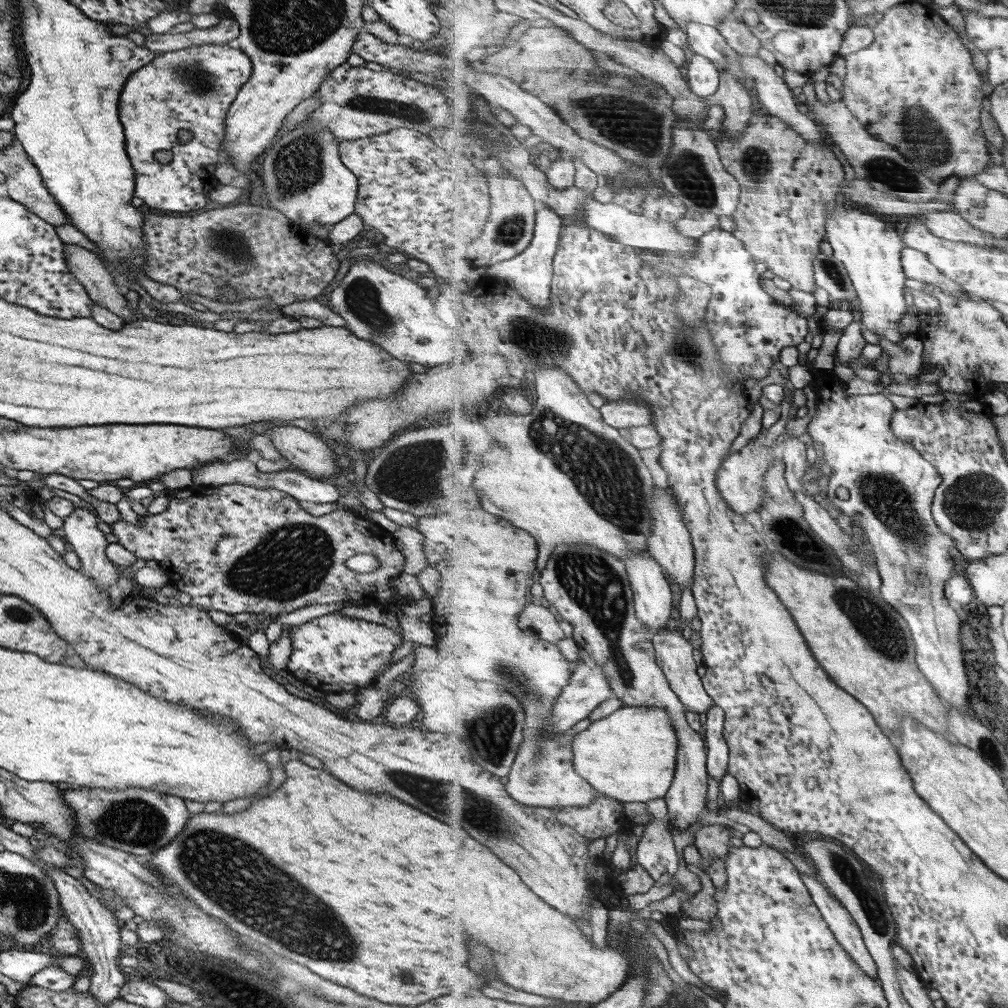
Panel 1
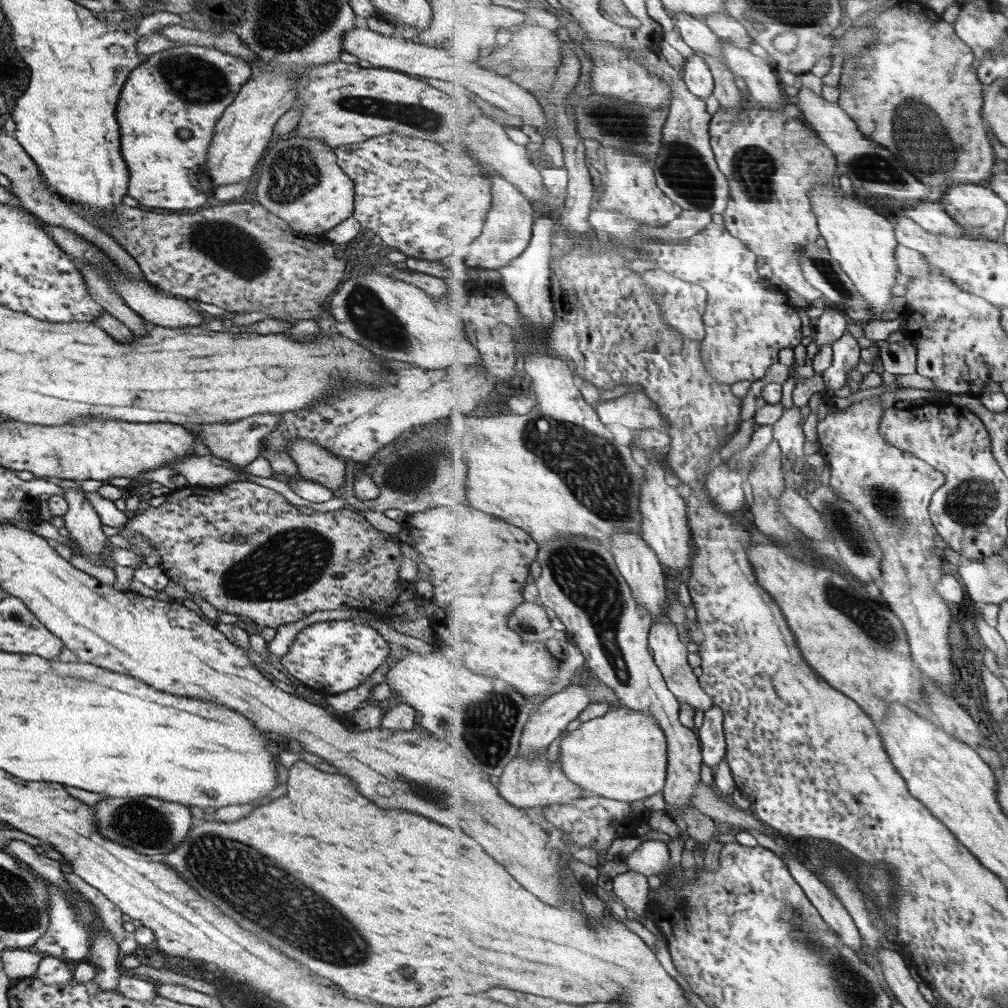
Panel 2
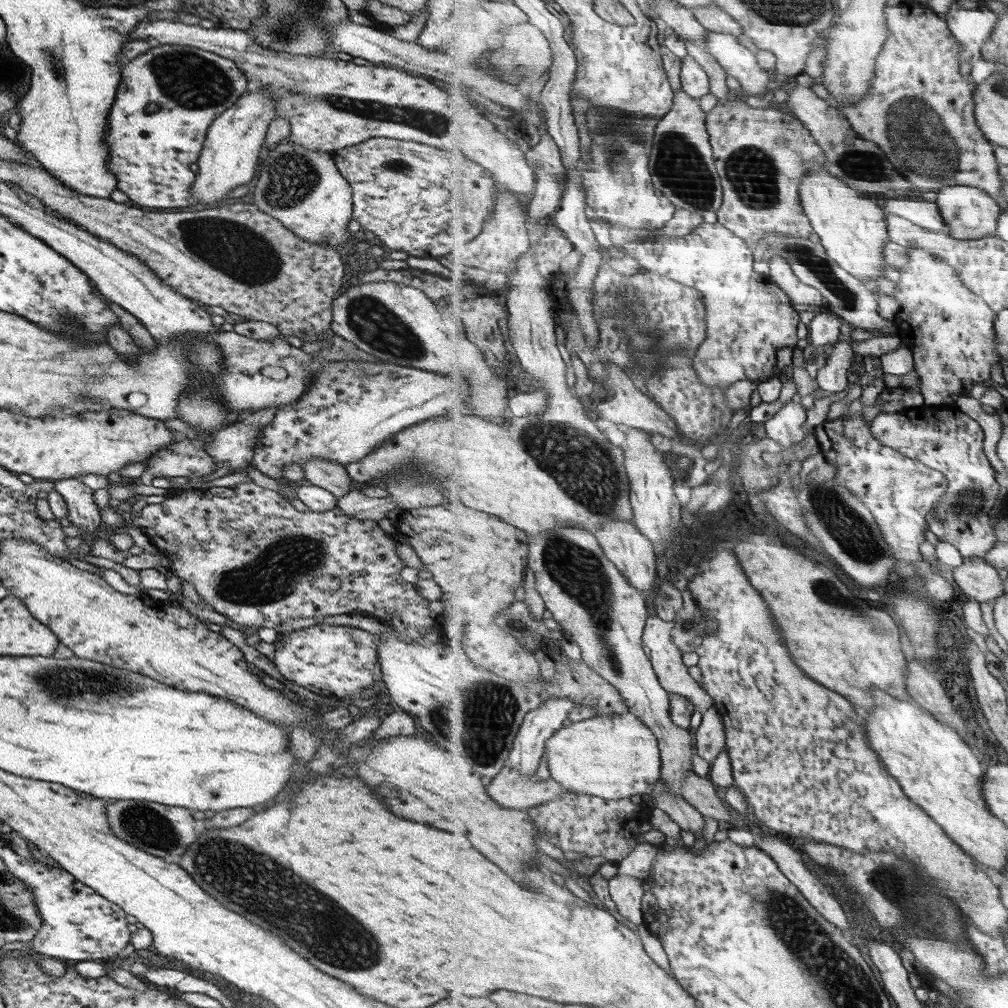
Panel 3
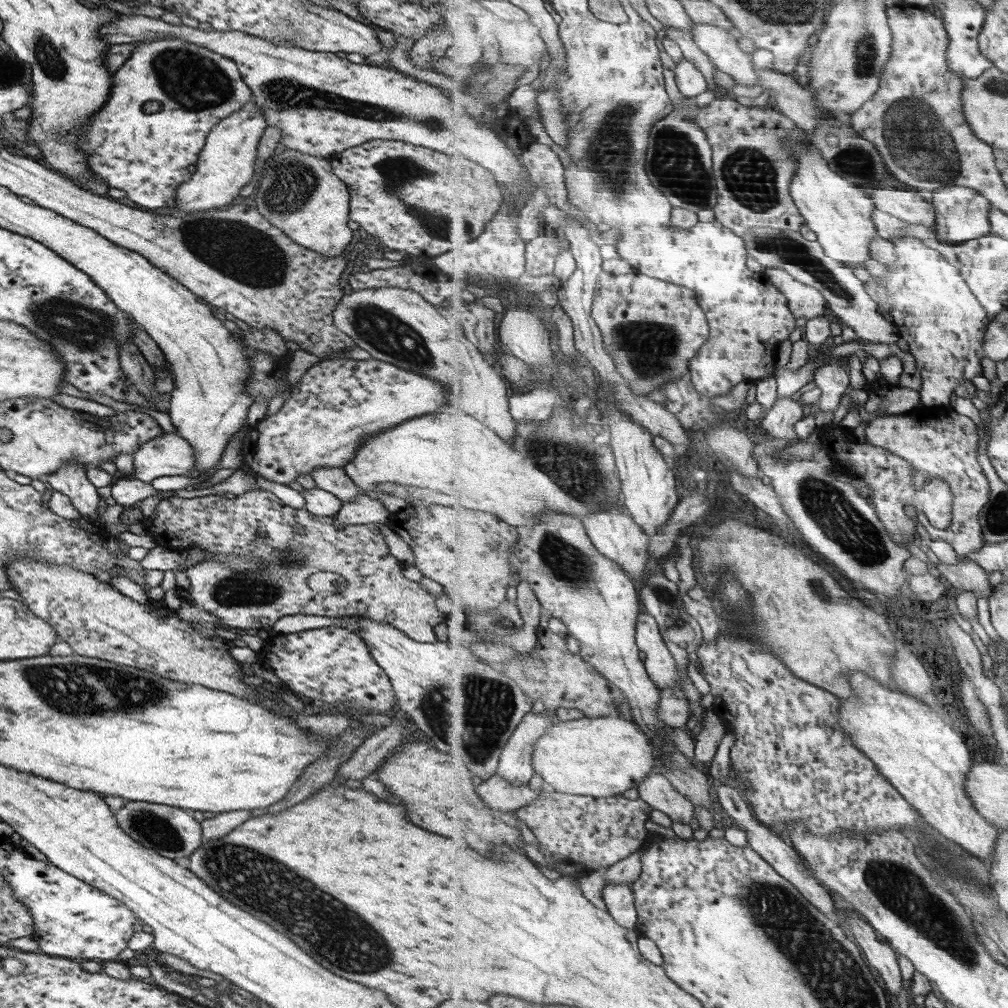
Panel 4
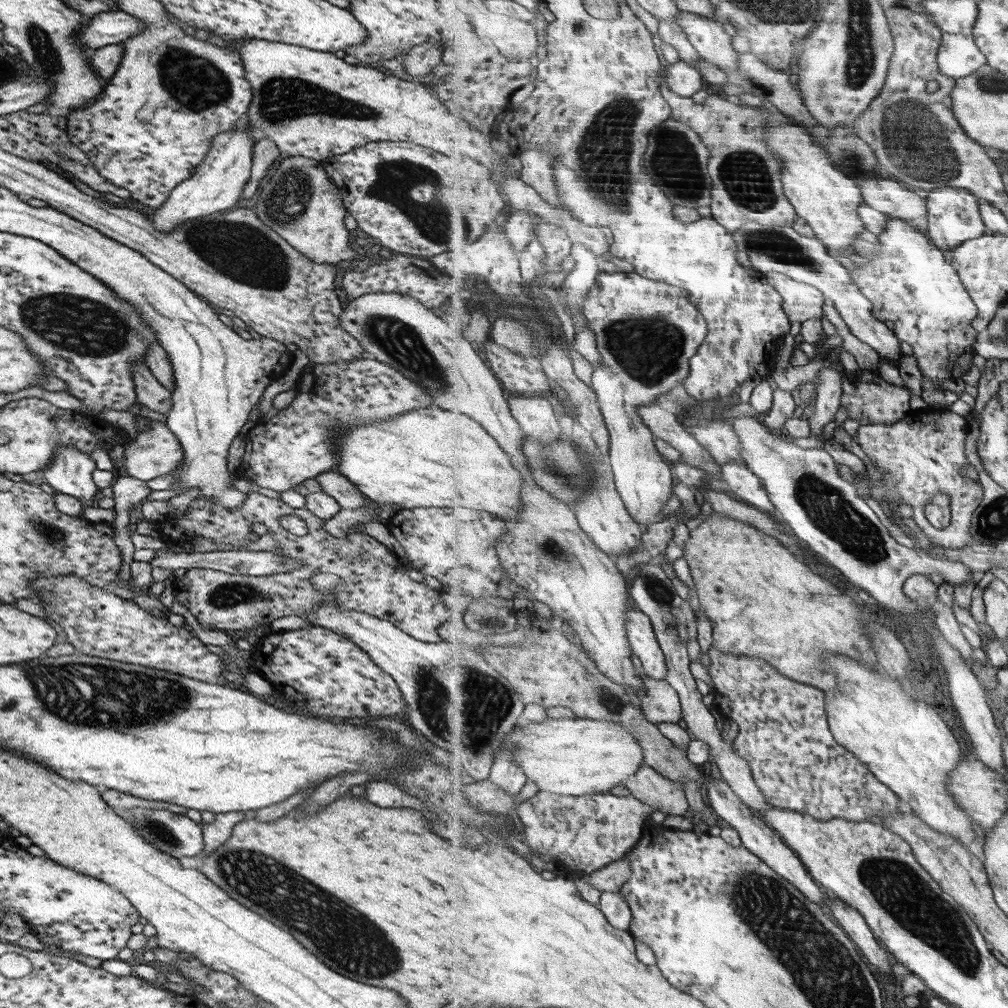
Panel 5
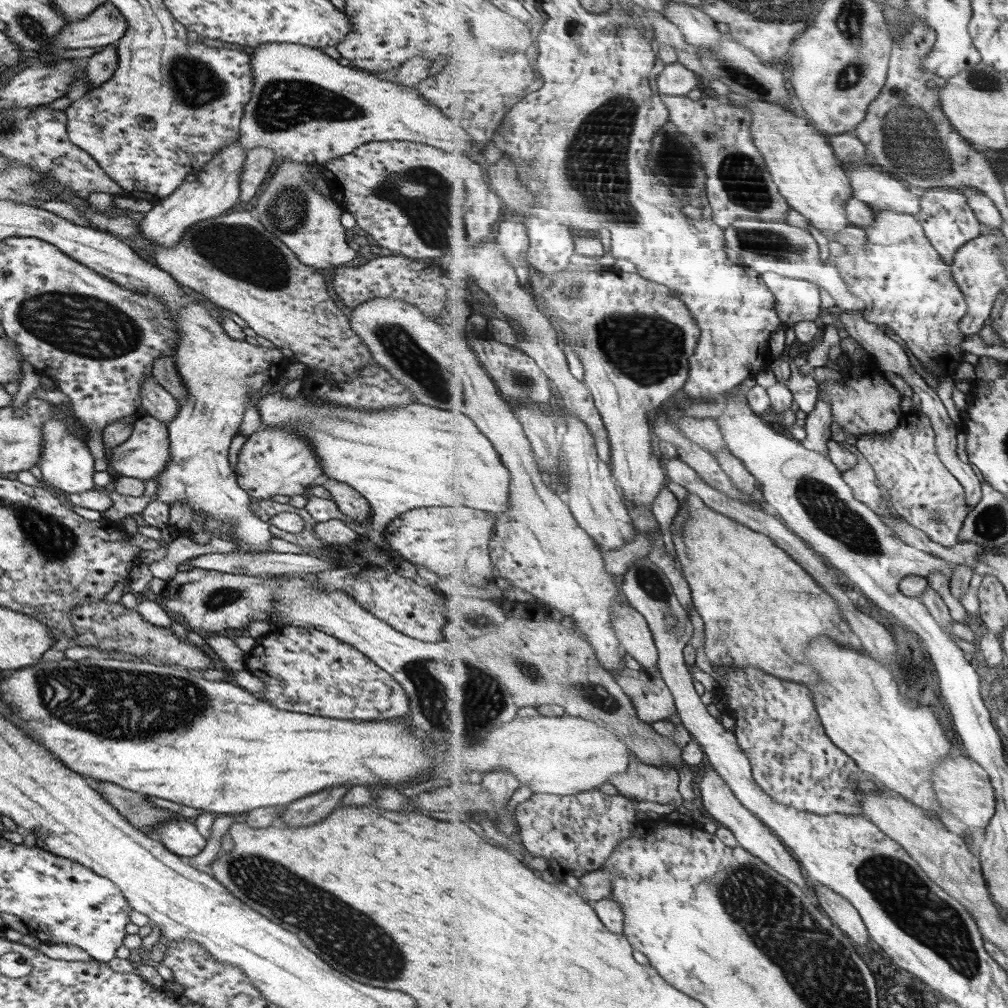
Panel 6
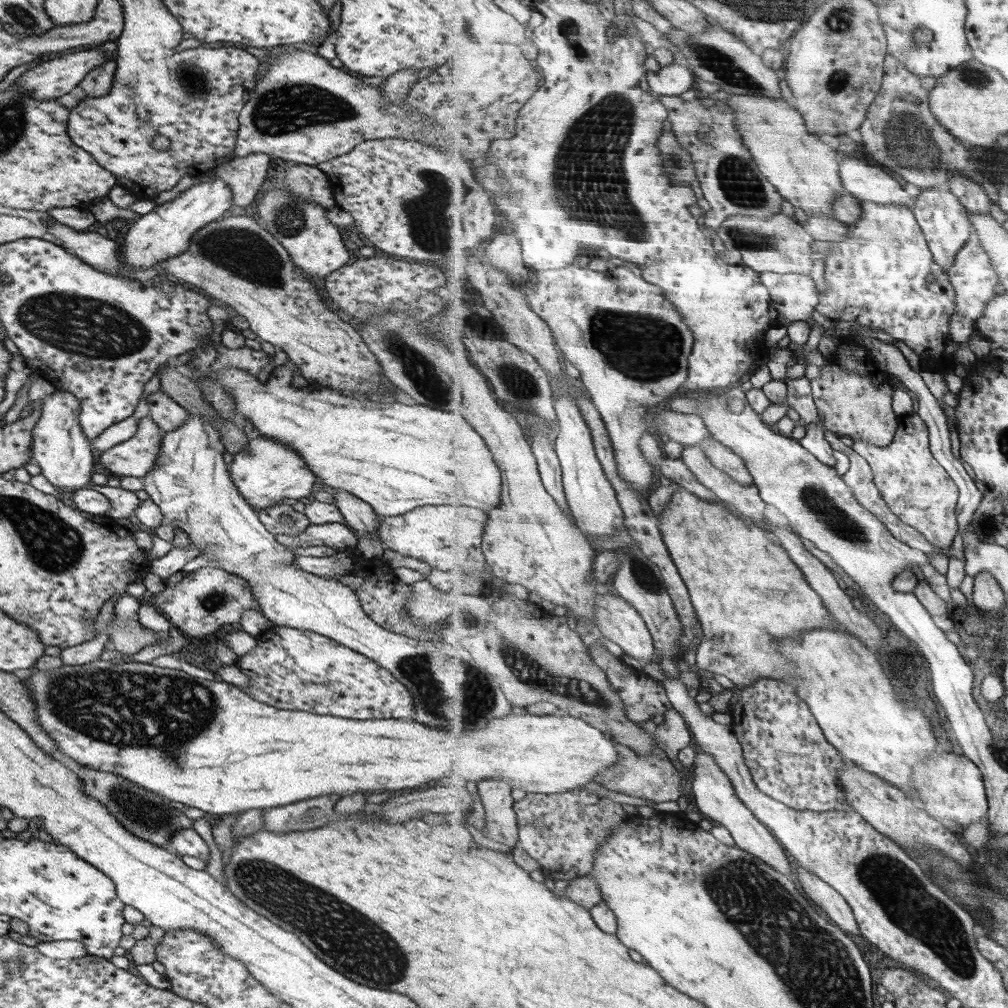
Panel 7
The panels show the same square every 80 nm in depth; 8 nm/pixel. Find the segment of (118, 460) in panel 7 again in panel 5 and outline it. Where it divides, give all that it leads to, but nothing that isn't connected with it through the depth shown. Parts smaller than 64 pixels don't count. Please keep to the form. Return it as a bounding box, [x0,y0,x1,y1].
[123,418,183,481]

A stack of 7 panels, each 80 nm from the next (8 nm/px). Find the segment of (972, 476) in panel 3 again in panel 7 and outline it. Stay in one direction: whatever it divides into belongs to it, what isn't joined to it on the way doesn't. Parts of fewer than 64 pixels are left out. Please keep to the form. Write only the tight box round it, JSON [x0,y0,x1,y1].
[852,412,960,549]

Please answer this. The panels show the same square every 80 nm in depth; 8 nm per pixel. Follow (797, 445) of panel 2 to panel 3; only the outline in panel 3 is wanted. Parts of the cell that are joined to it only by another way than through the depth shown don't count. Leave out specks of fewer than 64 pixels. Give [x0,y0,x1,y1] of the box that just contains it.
[763,402,807,454]

